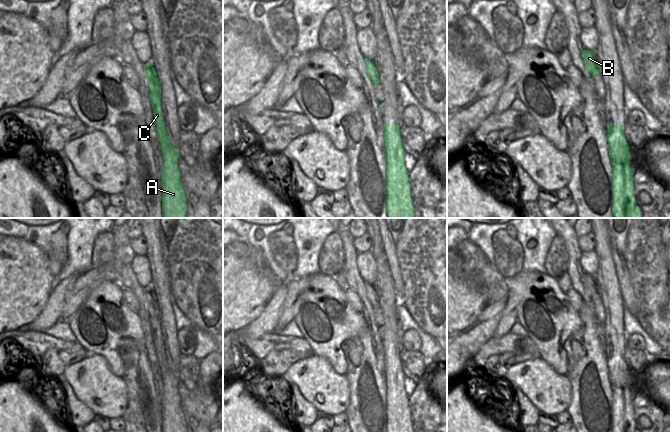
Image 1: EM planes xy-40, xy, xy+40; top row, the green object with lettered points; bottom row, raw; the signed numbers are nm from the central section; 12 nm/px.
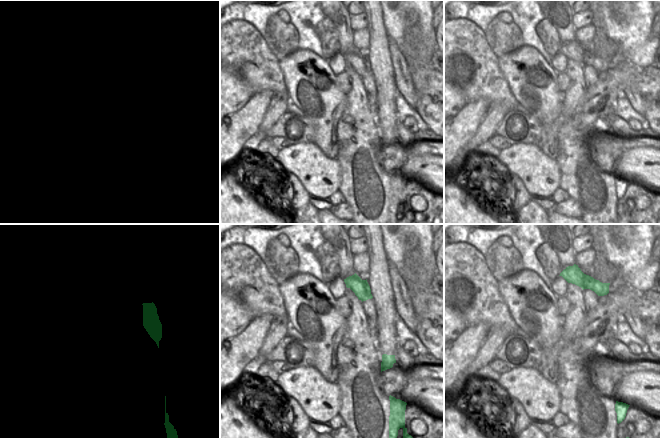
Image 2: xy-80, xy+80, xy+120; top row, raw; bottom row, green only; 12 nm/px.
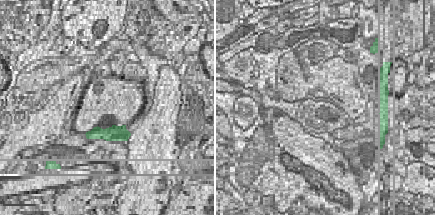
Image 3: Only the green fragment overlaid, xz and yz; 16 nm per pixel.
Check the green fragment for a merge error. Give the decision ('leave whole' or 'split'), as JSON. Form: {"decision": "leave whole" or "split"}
{"decision": "split"}

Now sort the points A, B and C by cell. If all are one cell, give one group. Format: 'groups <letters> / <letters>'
groups A / B C

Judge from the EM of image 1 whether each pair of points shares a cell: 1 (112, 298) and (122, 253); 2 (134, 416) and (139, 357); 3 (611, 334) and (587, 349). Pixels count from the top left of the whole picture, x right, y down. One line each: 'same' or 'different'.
1: different
2: same
3: different

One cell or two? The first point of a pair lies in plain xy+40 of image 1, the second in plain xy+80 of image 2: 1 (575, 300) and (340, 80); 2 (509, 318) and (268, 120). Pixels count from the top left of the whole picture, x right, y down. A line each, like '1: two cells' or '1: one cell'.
1: one cell
2: one cell

